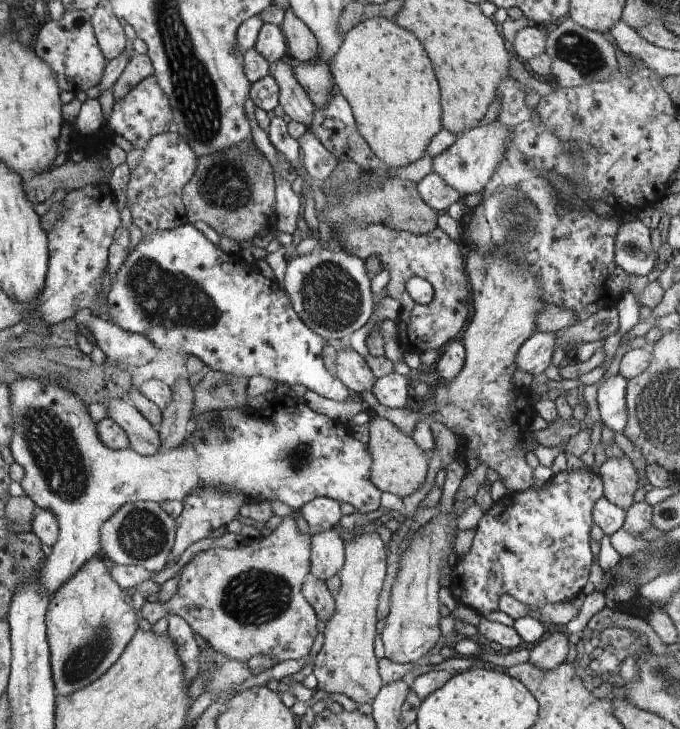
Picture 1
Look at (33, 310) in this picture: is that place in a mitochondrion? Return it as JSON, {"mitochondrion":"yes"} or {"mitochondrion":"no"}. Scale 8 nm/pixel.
{"mitochondrion":"no"}

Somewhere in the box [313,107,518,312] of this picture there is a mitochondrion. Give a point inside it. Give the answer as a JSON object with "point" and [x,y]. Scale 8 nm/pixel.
{"point":[345,207]}

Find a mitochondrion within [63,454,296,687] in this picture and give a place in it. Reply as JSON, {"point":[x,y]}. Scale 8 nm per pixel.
{"point":[255,597]}

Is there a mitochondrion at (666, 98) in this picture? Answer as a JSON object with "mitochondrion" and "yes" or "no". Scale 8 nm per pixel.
{"mitochondrion":"no"}

